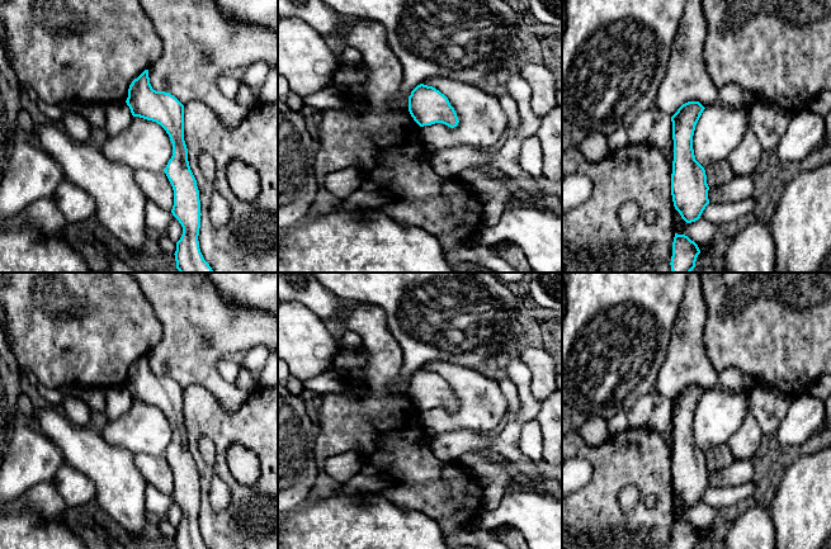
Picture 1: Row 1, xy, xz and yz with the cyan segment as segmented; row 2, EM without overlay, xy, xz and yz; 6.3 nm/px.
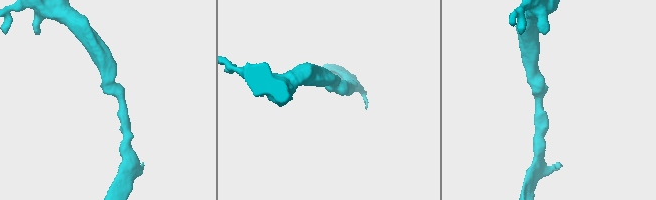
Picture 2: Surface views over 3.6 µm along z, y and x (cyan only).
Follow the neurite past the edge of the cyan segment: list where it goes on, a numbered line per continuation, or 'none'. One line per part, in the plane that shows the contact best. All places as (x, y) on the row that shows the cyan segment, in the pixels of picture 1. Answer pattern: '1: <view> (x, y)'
none

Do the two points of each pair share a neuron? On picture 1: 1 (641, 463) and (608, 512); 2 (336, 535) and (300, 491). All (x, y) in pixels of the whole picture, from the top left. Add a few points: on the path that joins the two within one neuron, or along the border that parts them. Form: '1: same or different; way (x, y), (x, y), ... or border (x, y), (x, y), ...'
1: same; way (628, 472), (608, 492), (608, 500)
2: different; border (311, 497), (291, 512)

